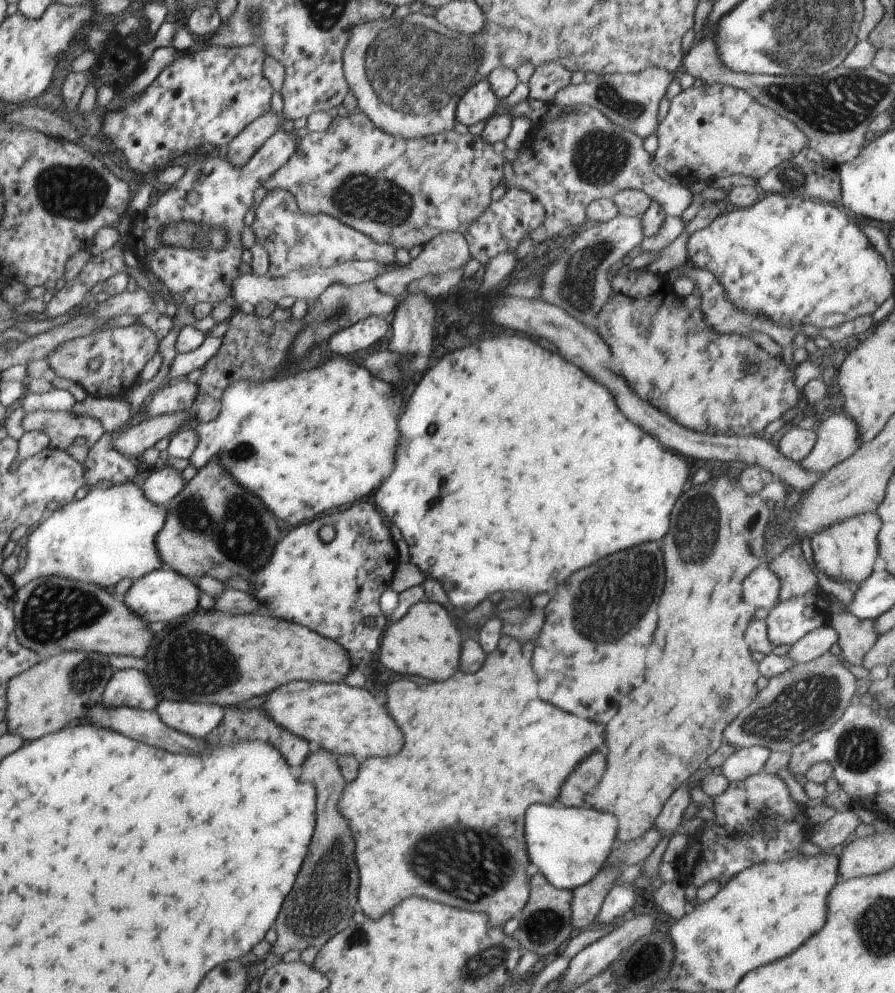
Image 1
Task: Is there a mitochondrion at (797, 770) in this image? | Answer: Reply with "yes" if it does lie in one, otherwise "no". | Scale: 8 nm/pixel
no

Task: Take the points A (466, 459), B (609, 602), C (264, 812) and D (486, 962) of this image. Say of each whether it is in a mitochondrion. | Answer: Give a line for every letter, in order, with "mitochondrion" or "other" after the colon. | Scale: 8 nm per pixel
A: other
B: mitochondrion
C: other
D: mitochondrion

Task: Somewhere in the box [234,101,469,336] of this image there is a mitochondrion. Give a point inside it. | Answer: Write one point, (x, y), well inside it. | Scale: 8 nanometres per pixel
(360, 196)

